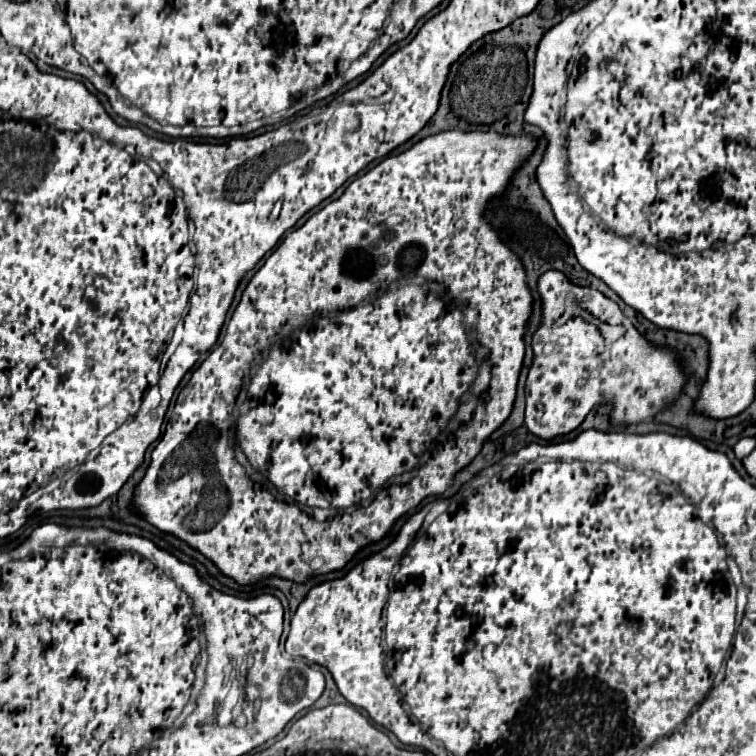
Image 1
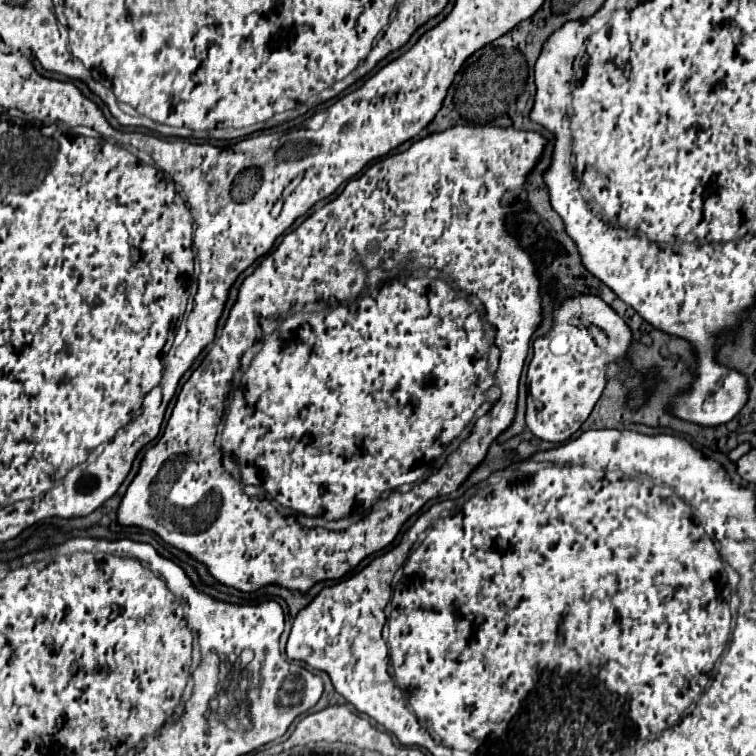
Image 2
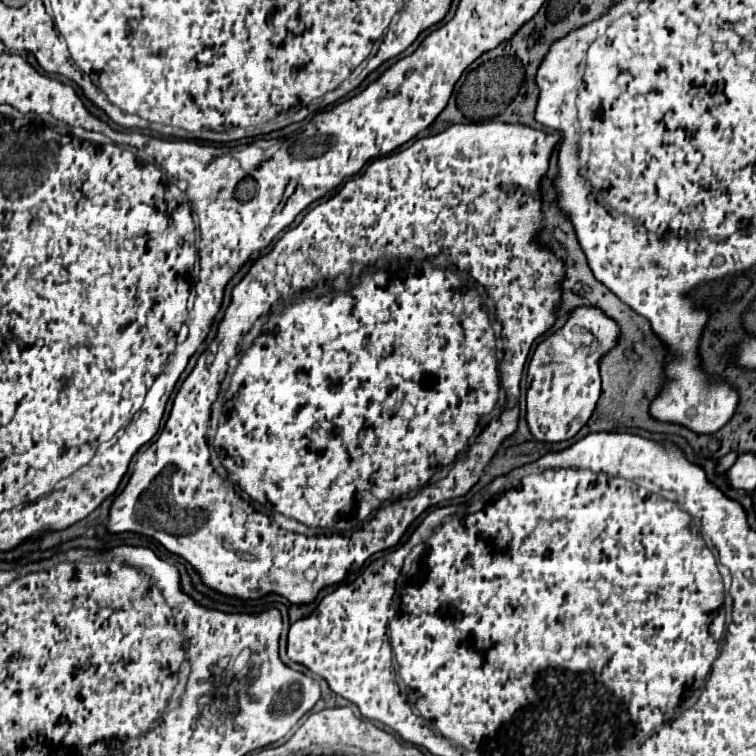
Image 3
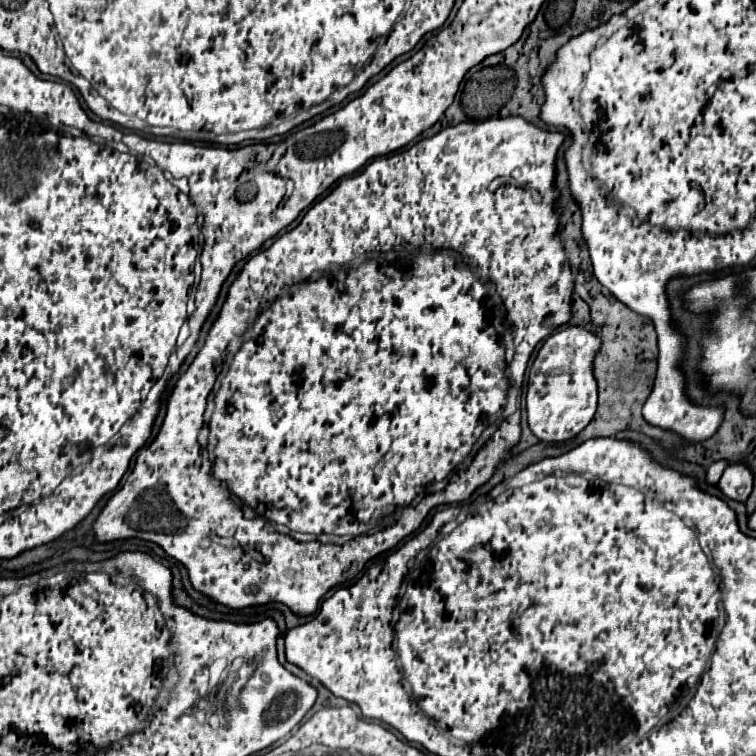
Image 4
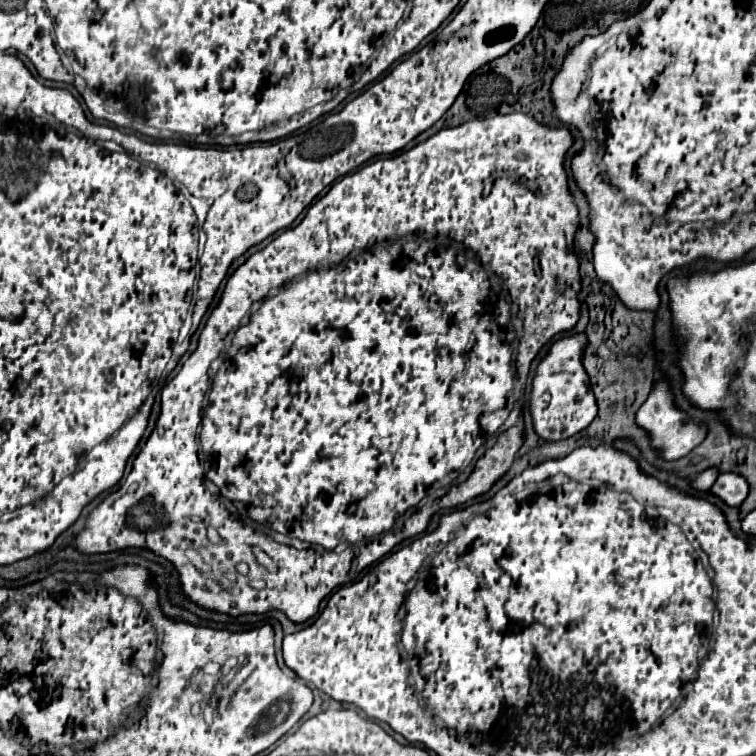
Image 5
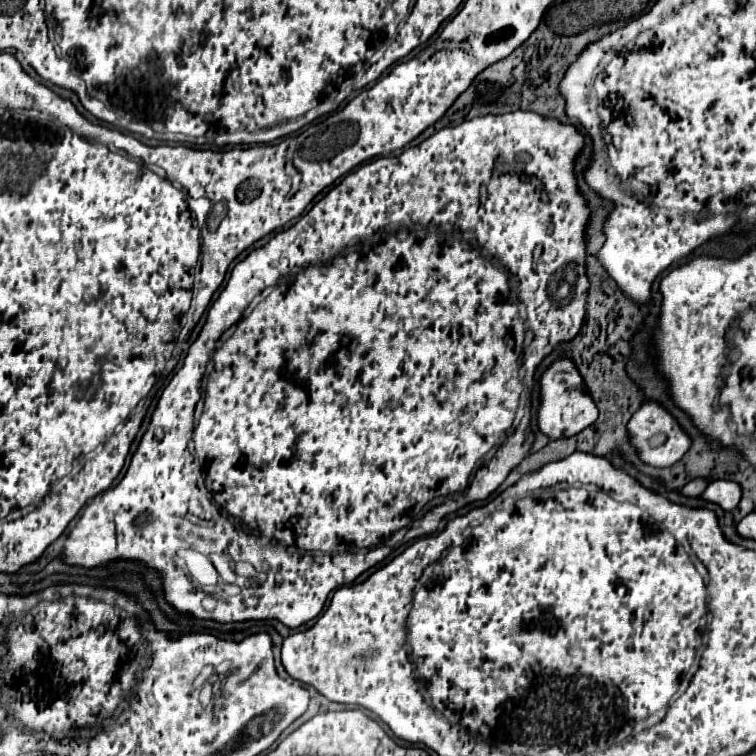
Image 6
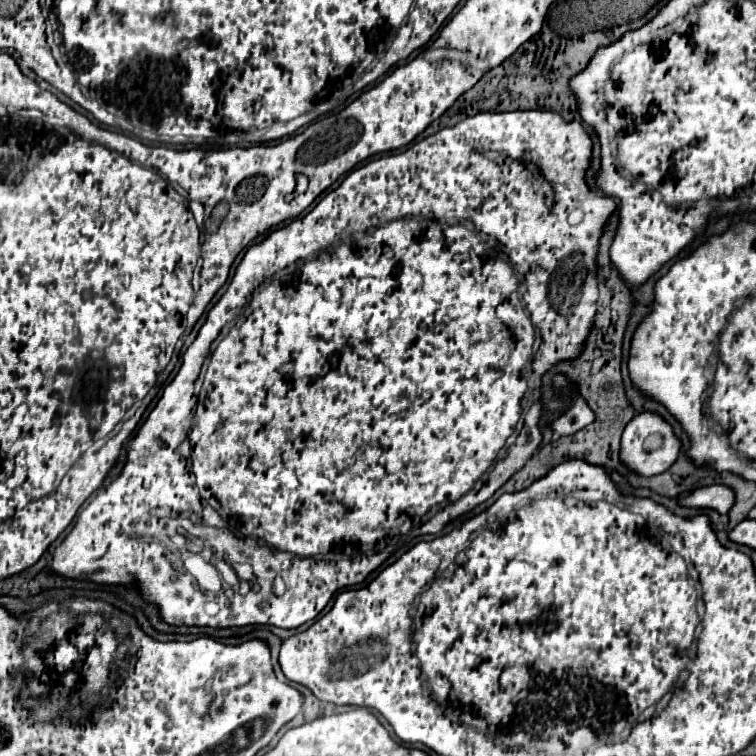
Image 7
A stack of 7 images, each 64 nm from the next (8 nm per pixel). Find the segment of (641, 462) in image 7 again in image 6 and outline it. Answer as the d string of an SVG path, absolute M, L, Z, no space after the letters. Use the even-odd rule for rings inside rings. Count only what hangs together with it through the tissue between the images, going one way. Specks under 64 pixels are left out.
M646 402L642 408L630 418L628 422L628 434L630 434L630 444L636 450L638 458L654 468L666 468L678 462L684 452L690 448L690 438L688 434L676 424L676 420L656 402Z

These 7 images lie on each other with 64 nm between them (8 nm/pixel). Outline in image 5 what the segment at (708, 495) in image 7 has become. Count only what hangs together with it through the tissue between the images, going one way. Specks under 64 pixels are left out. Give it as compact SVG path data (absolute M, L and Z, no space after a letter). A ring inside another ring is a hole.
M720 474L710 492L728 506L740 506L748 496L748 482L738 474Z

